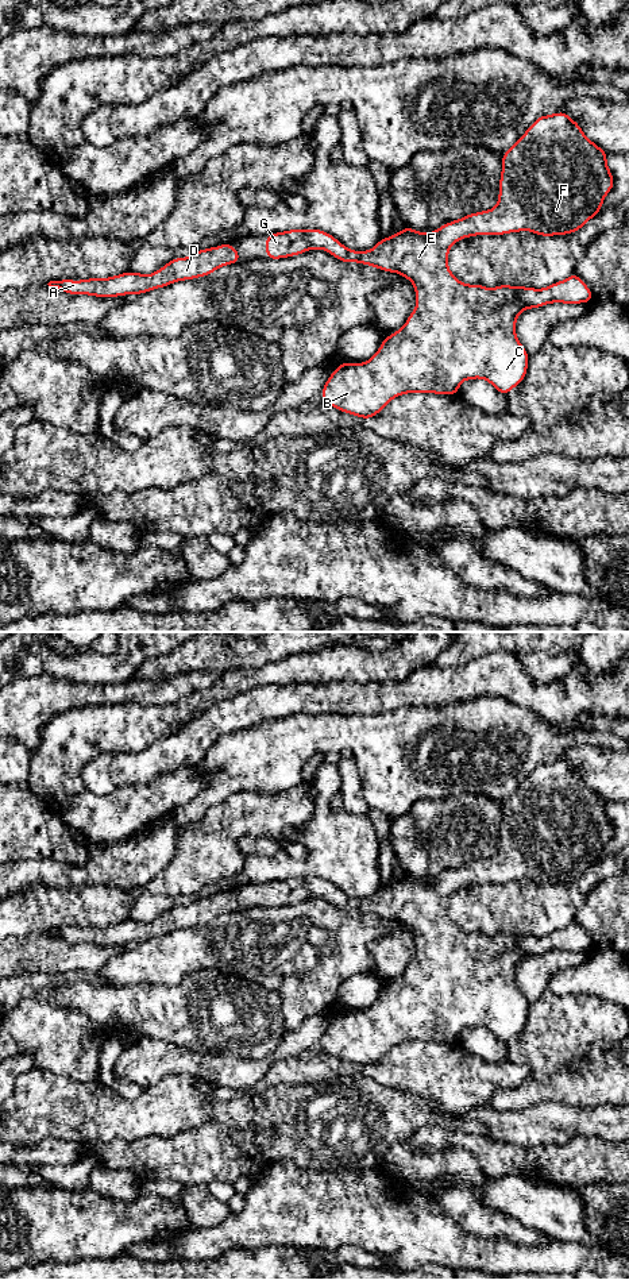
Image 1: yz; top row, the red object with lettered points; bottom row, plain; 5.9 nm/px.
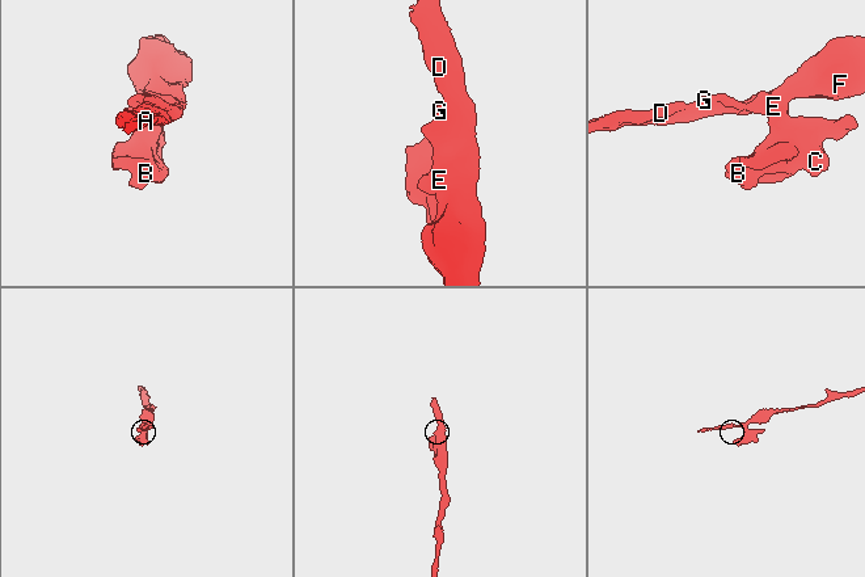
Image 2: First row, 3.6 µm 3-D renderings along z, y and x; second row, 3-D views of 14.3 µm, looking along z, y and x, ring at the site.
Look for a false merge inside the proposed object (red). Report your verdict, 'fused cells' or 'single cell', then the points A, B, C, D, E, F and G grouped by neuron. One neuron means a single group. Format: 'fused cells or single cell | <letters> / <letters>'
single cell | A B C D E F G

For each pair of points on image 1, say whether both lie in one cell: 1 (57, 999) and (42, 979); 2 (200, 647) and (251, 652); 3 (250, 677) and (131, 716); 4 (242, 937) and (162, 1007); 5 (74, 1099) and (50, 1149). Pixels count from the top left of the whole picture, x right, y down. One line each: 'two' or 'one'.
1: two
2: one
3: one
4: two
5: two

